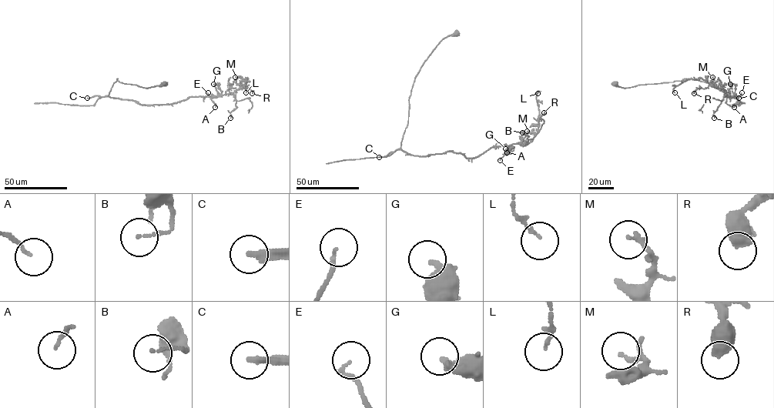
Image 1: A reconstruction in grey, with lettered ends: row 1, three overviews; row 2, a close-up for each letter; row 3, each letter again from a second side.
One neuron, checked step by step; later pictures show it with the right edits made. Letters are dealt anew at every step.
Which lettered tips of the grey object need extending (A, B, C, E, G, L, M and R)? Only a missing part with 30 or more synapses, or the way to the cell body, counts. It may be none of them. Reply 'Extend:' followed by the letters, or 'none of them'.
Extend: C

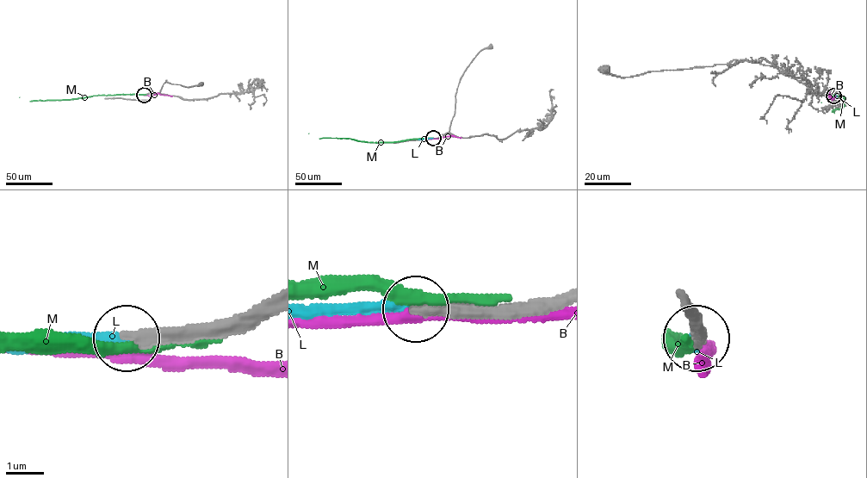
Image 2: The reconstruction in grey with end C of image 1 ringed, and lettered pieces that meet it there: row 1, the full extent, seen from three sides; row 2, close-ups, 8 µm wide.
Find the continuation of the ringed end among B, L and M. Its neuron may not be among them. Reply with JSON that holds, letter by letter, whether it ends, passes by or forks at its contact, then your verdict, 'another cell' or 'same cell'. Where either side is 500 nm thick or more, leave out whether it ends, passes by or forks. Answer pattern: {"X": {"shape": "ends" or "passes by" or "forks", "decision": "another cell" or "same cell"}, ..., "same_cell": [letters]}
{"B": {"shape": "passes by", "decision": "another cell"}, "L": {"shape": "ends", "decision": "same cell"}, "M": {"shape": "passes by", "decision": "another cell"}, "same_cell": ["L"]}

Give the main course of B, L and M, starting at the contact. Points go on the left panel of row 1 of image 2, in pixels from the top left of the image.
B: (145, 95), (159, 93), (172, 96)
L: (144, 95), (128, 94)
M: (145, 95), (31, 101), (20, 97)

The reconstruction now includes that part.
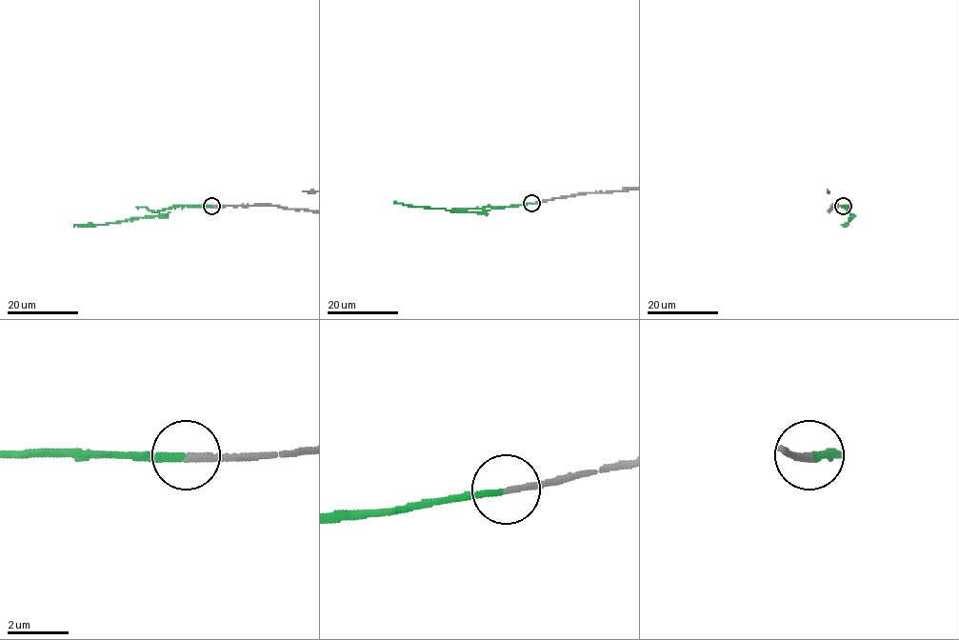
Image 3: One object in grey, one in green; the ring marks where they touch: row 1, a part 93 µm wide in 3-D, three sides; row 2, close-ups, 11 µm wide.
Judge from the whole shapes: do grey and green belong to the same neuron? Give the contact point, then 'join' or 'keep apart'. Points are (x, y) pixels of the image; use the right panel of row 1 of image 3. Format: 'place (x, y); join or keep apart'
place (843, 206); join

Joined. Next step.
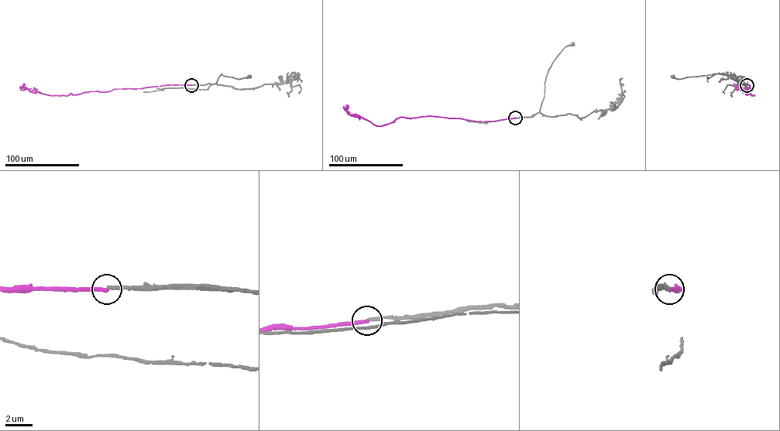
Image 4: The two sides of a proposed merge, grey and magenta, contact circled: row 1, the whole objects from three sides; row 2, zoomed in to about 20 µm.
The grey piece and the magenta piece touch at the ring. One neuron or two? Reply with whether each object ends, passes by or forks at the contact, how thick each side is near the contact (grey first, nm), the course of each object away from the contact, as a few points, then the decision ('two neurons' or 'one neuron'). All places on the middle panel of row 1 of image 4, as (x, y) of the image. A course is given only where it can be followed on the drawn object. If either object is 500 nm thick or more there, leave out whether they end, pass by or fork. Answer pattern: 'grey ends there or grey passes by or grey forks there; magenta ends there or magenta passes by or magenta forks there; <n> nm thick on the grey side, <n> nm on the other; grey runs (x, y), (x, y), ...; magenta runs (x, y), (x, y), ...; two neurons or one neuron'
grey ends there; magenta ends there; 240 nm thick on the grey side, 280 nm on the other; grey runs (514, 118), (529, 117), (539, 111), (548, 70), (561, 49), (572, 43); magenta runs (514, 118), (475, 121), (430, 115), (400, 117), (377, 126), (355, 114), (349, 115), (344, 109), (348, 107); two neurons

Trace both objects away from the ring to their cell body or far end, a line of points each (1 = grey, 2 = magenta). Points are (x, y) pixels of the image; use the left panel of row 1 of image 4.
1: (191, 84), (215, 83), (221, 73), (237, 79), (249, 76)
2: (191, 84), (113, 89), (66, 95), (32, 93), (22, 87), (21, 90), (25, 87)

